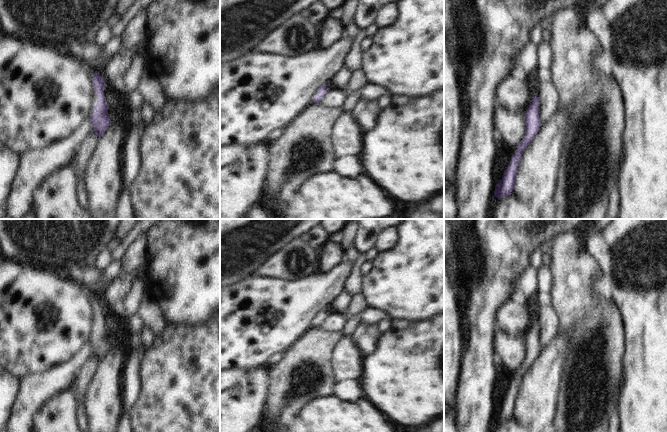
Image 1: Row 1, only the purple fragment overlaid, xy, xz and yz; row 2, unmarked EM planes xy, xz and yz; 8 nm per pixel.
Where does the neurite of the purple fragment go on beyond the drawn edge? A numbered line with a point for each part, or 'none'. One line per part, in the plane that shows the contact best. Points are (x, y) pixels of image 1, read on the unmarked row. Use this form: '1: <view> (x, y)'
none

